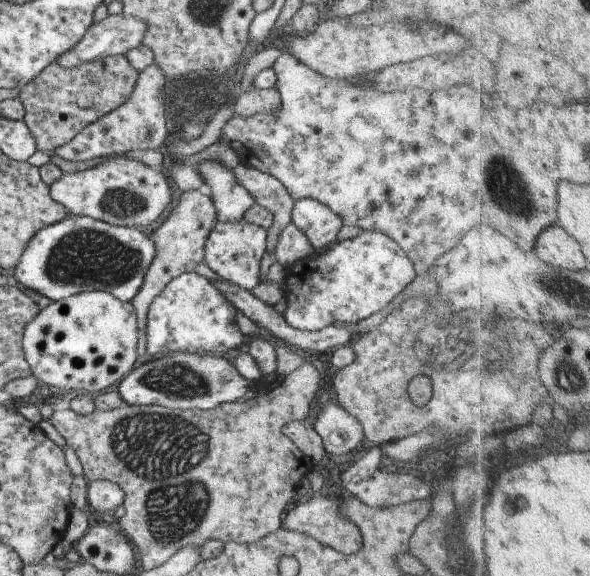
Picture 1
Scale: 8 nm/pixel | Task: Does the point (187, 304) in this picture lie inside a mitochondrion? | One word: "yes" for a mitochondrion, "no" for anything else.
no

